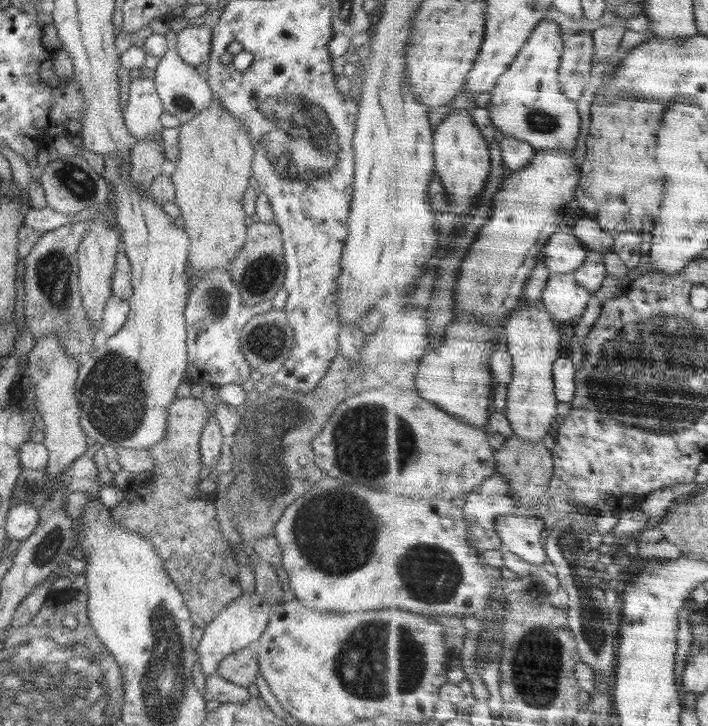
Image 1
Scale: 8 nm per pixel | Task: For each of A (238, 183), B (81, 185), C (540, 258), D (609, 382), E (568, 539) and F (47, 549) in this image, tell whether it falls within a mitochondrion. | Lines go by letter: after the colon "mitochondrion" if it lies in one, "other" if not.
A: other
B: mitochondrion
C: other
D: mitochondrion
E: mitochondrion
F: mitochondrion

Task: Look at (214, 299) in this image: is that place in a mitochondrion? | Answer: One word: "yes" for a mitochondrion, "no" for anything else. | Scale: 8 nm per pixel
yes

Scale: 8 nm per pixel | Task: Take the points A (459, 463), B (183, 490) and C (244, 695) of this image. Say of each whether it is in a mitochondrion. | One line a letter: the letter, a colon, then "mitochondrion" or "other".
A: other
B: other
C: other

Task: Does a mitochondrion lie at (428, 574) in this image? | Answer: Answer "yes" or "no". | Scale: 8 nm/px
yes

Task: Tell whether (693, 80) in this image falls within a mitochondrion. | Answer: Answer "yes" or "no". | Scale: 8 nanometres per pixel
no

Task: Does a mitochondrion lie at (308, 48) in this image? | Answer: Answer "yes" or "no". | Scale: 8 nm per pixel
no

